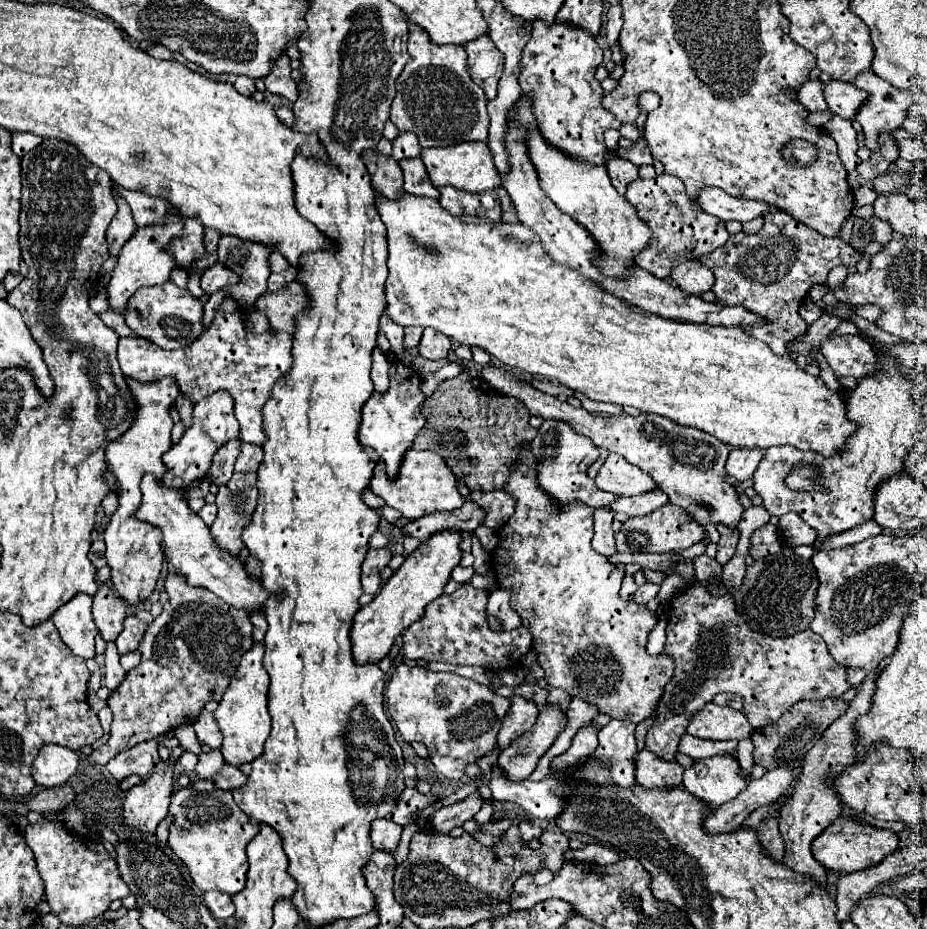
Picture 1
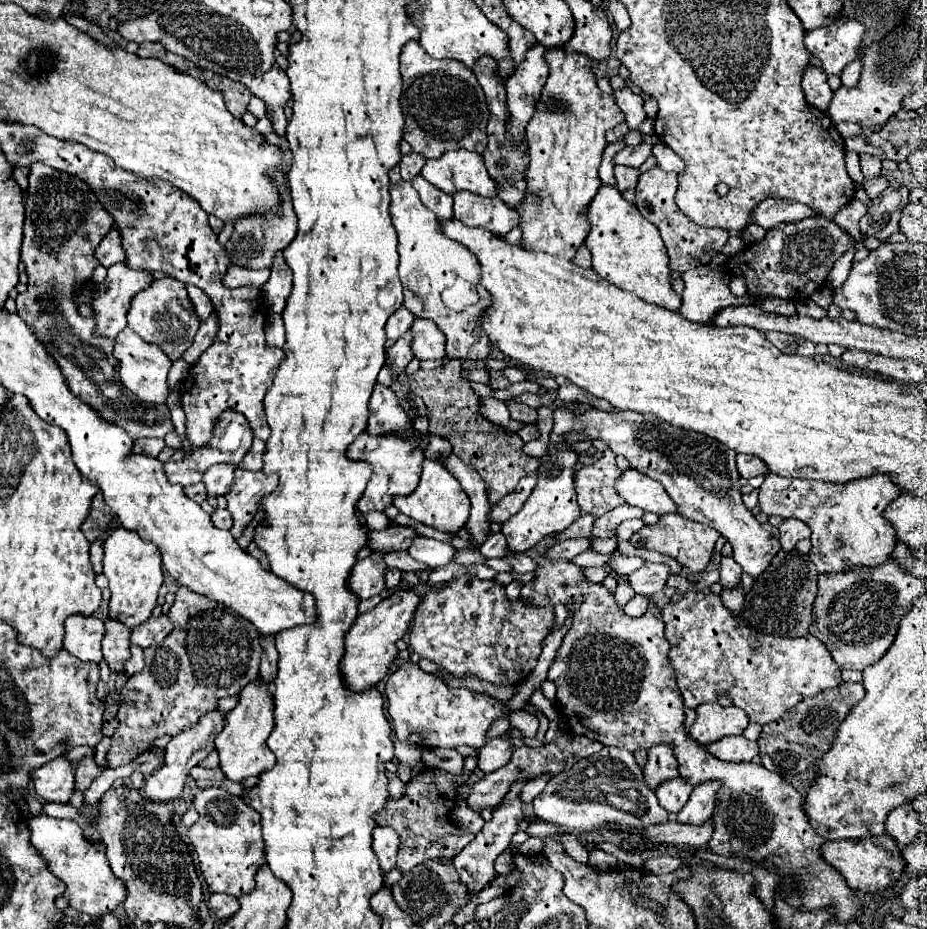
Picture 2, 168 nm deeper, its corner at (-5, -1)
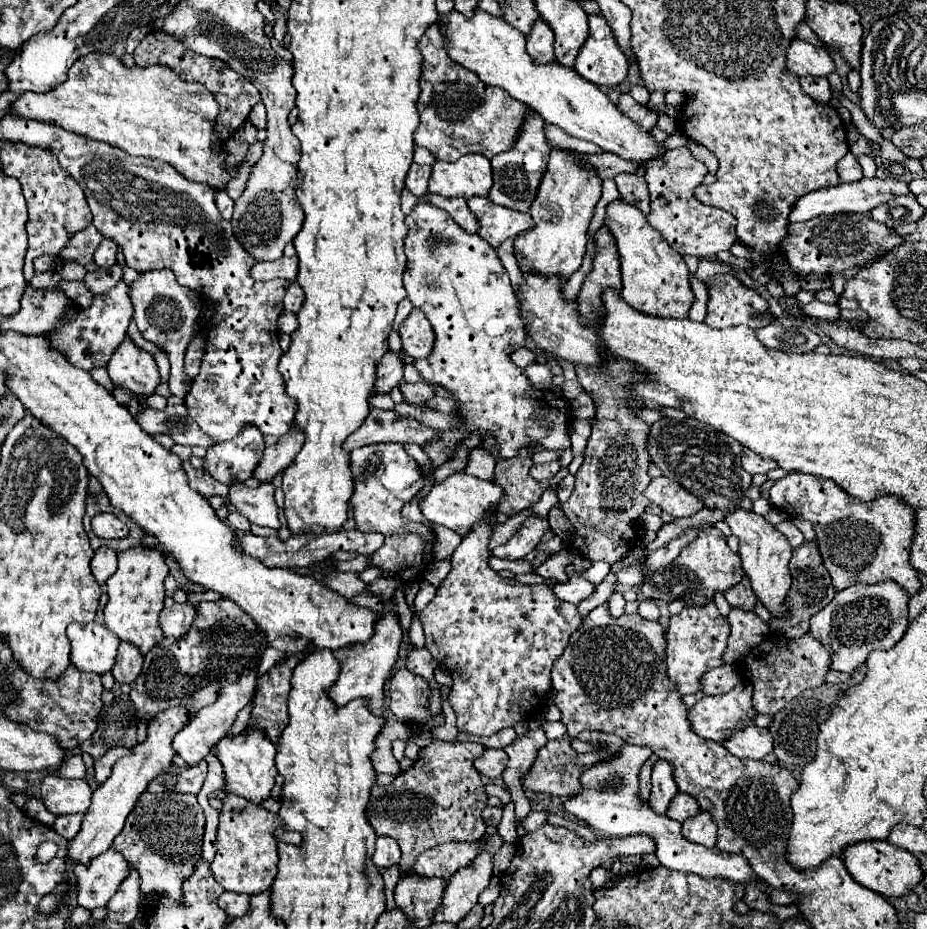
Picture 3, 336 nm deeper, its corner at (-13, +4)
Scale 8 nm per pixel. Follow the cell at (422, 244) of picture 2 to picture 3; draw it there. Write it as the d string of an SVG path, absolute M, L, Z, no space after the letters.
M426 201L416 203L412 213L406 215L406 227L410 231L404 241L408 257L404 287L408 291L408 299L414 303L414 307L422 309L428 315L428 321L436 331L436 345L432 355L414 361L414 365L426 381L446 387L460 403L460 413L466 417L466 431L442 431L438 443L430 443L430 447L424 447L434 467L440 467L454 457L458 443L468 435L470 429L476 429L482 437L494 435L500 445L500 457L504 459L514 457L518 453L518 447L530 443L540 443L546 449L558 451L570 447L566 399L556 397L552 391L536 389L528 381L524 369L518 369L510 361L510 353L526 341L526 331L522 327L522 319L518 319L518 299L510 285L508 273L500 257L496 255L496 249L480 235L462 231L462 227L458 227L444 209L438 209Z

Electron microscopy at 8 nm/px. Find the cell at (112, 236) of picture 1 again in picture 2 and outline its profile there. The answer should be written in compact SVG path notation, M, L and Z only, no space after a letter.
M112 228L112 230L106 234L106 238L98 244L94 256L96 256L96 260L98 260L104 268L110 268L112 264L124 262L122 238L120 238L120 234L118 234L116 228Z

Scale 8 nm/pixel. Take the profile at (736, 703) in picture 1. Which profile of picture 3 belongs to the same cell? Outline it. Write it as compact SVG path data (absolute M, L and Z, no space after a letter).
M722 665L714 671L706 673L706 679L702 679L702 691L704 695L724 695L732 691L740 683L740 677L736 675L732 665Z

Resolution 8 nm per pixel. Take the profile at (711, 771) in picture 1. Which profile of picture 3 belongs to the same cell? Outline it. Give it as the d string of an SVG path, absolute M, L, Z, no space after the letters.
M700 809L696 817L690 817L682 823L682 835L688 841L714 847L716 845L716 823L712 821L710 813L706 809Z

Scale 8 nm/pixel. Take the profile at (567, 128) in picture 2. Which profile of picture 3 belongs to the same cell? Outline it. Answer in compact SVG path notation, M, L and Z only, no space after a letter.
M550 149L550 161L546 173L536 191L536 199L530 205L534 227L520 233L514 241L516 259L520 269L536 273L554 273L568 279L580 265L586 253L586 233L590 219L596 213L596 203L602 197L602 179L598 171L586 163L586 159L574 151Z

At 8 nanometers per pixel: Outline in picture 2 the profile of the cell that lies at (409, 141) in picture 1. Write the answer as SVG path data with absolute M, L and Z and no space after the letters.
M412 152L410 156L402 156L402 162L400 162L400 174L402 174L402 180L412 182L412 180L420 174L424 162L426 162L426 160L424 160L420 154L416 154L416 152Z

